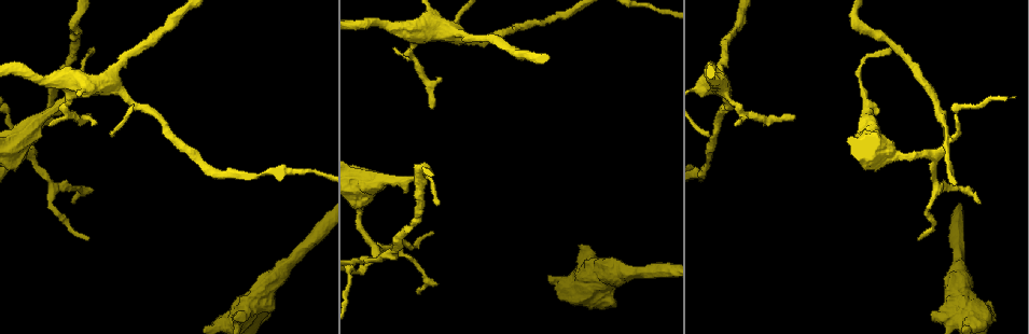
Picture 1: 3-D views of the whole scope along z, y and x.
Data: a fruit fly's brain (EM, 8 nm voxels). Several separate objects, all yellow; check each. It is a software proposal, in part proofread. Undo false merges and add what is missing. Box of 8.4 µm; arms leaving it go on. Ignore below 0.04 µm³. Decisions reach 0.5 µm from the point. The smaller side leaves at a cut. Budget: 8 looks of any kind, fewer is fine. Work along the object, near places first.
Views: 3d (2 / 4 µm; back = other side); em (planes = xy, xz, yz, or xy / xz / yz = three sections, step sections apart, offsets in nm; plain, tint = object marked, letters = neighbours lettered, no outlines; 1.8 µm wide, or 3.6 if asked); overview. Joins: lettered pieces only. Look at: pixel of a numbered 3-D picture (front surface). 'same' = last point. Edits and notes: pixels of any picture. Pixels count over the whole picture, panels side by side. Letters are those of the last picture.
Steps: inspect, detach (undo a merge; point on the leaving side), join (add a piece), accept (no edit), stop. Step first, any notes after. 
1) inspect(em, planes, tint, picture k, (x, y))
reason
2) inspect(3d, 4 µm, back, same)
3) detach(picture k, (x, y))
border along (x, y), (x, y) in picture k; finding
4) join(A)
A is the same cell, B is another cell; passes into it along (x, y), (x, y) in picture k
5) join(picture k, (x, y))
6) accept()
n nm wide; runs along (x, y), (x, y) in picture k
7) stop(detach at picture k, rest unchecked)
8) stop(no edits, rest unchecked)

inspect(3d, 2 µm, back, picture 1, (368, 261))
abrupt turn

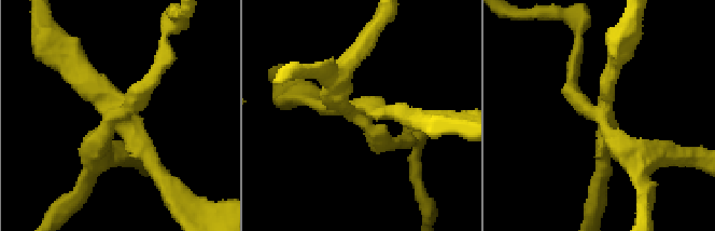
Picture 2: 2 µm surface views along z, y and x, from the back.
inspect(em, yz, step 8, letters, picture 2, (115, 127))

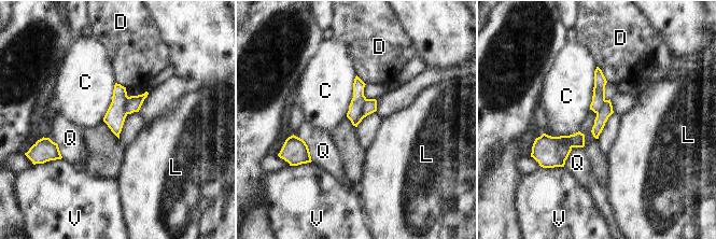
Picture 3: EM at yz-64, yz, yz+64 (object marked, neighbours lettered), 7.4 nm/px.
detach(picture 3, (354, 114))
150 nm wide; C, D, L, Q and V are other cells; border along (366, 99), (363, 104), (361, 118) in picture 3; two cells meet here

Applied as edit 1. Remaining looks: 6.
inspect(overview)
redraw

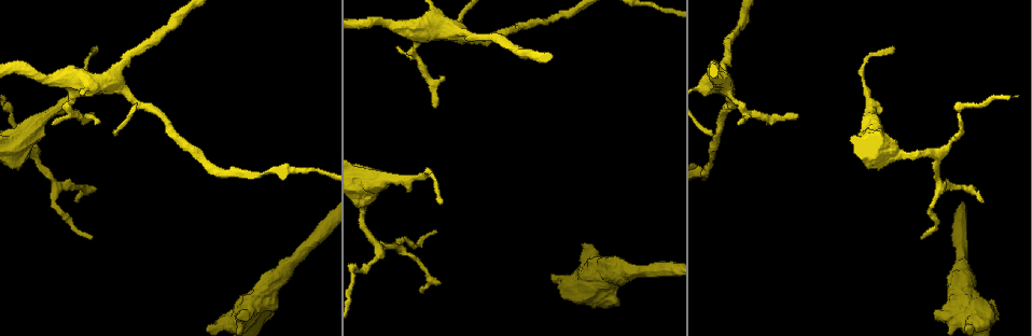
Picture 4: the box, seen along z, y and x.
inspect(em, planes, tint, picture 4, (796, 118))
free end

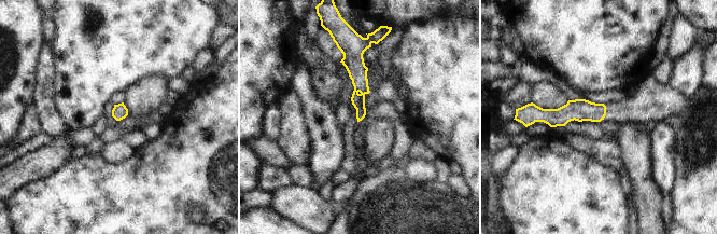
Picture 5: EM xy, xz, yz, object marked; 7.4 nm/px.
inspect(em, planes, letters, same)

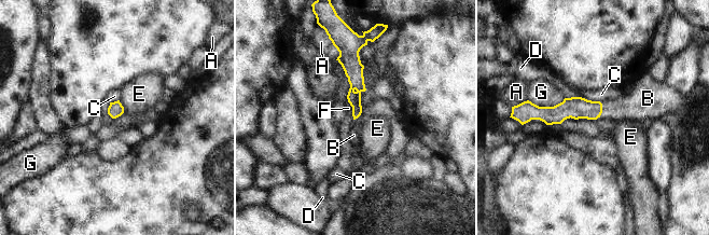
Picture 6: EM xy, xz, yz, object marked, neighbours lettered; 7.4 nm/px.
join(B)
100 nm wide; B is the same cell, A, C, D, E, F and G are other cells; passes into it along (575, 108), (601, 109), (634, 105) in picture 6; the cell continues

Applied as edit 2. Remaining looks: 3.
stop(detach at picture 3, join at picture 6, rest unchecked)

